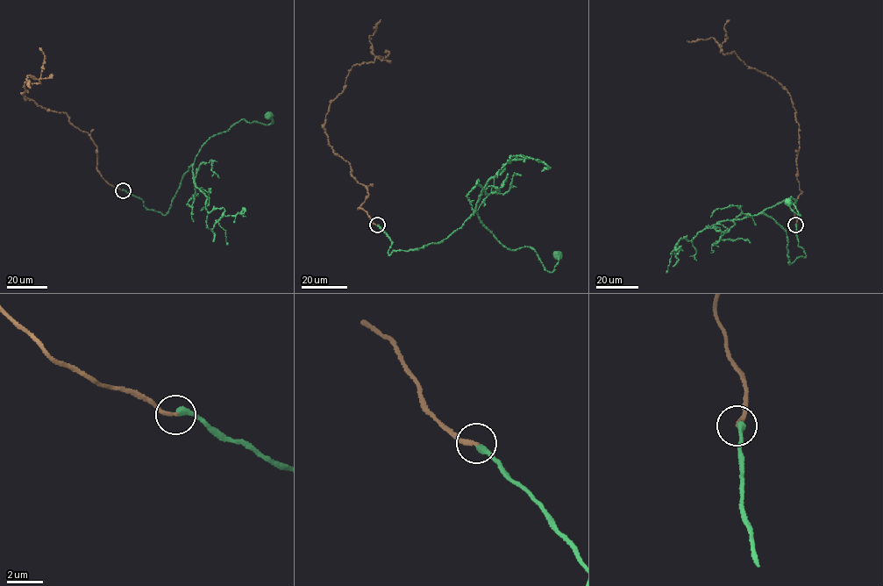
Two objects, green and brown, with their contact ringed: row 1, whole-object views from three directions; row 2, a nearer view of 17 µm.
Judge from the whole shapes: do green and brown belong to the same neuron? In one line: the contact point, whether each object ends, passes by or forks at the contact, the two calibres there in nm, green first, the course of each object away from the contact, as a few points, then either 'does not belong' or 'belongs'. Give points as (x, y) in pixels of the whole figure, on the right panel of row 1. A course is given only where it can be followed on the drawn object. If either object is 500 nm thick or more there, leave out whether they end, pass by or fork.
(795, 225) | green ends | brown ends | 360/240 nm | green via (795, 225), (805, 256), (789, 265), (786, 232), (763, 211), (793, 203), (791, 196), (800, 216), (788, 201) | brown via (795, 225), (801, 191), (799, 125), (786, 89), (735, 53), (723, 54), (713, 38), (687, 40) | belongs

